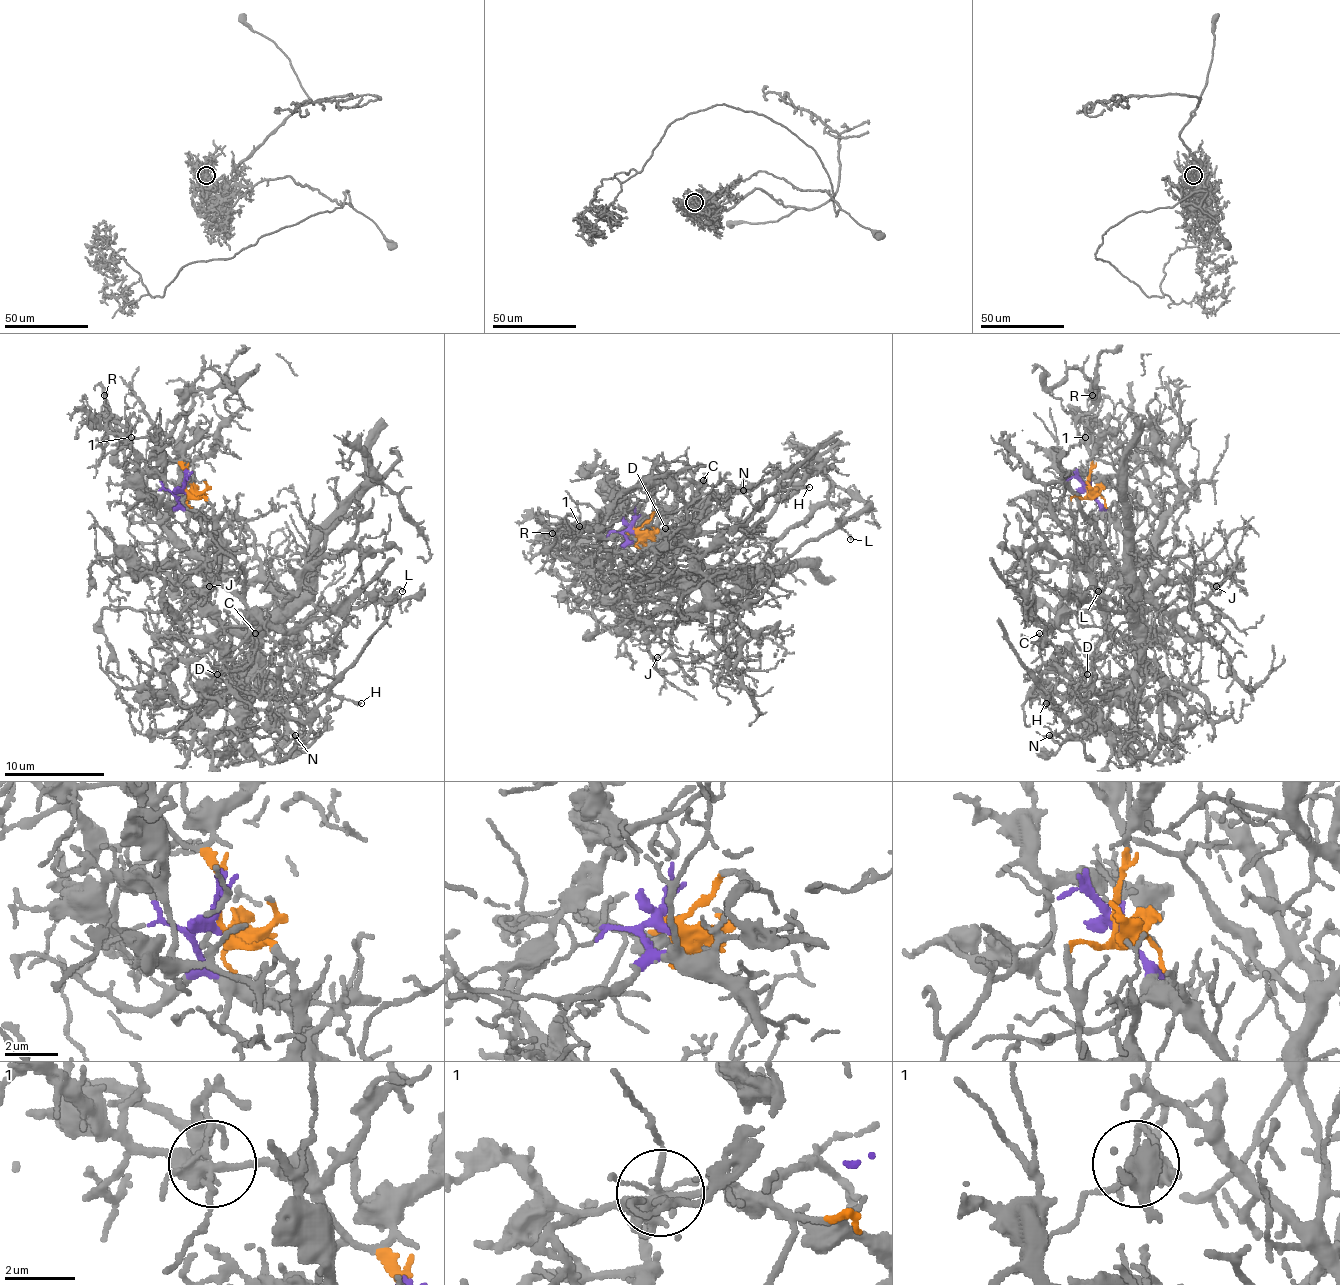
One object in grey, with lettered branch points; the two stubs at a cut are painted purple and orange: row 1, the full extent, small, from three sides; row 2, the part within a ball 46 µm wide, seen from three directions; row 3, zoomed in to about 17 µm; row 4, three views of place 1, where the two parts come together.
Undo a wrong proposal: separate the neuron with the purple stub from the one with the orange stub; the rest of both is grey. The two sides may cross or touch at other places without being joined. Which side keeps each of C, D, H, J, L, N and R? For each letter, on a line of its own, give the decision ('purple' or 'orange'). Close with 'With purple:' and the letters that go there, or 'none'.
C: orange
D: orange
H: orange
J: purple
L: purple
N: orange
R: orange
With purple: J, L

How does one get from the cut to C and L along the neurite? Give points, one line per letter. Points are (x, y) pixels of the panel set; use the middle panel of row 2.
C: (634, 530), (652, 512), (667, 515), (699, 502), (722, 480), (714, 485), (702, 480)
L: (632, 530), (624, 535), (667, 565), (662, 582), (657, 580), (749, 575), (784, 562), (837, 527), (849, 540)

